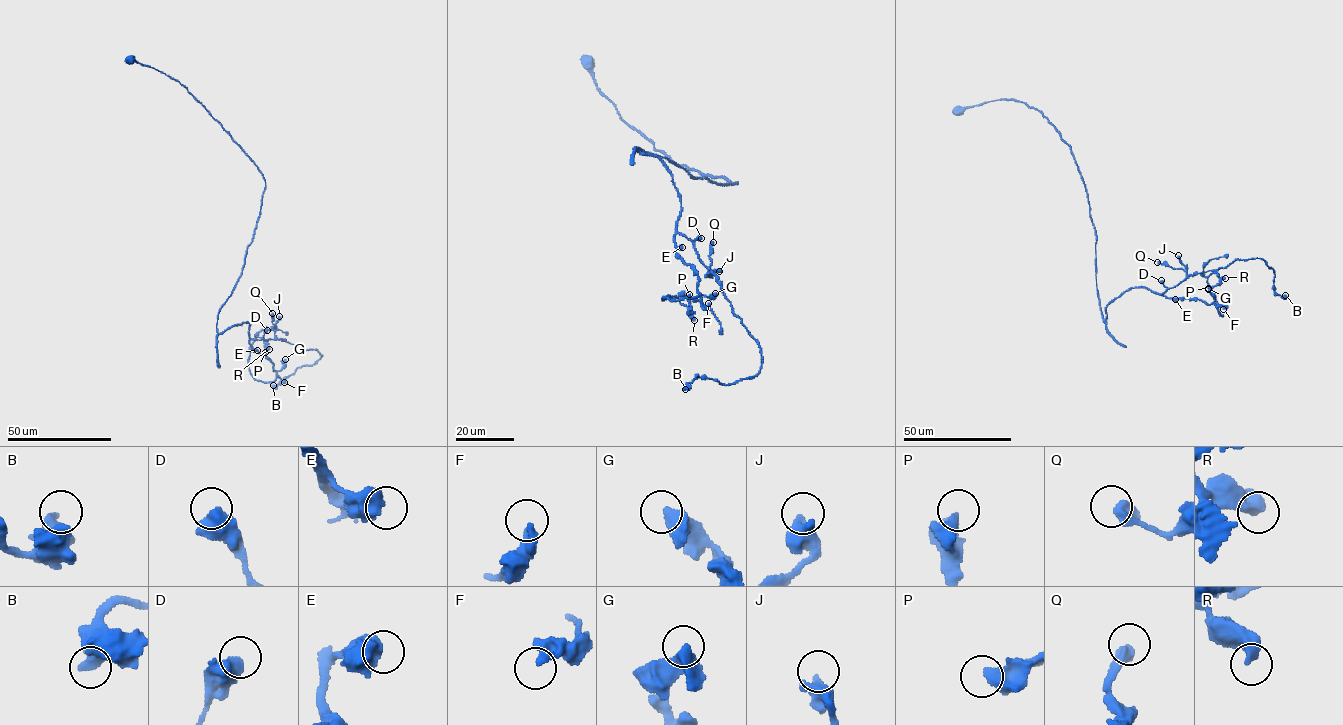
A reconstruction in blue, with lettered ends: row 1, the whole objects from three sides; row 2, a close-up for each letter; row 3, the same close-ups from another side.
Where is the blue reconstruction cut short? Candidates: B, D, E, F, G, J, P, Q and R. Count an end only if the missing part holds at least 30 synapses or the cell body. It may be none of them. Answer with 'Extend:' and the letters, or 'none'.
Extend: none

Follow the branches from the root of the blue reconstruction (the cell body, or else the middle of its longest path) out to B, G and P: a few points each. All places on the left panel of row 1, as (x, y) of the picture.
B: (132, 59), (186, 88), (265, 181), (242, 274), (216, 328), (248, 322), (250, 339), (322, 355), (273, 385)
G: (132, 59), (179, 81), (263, 177), (252, 241), (216, 328), (248, 322), (249, 343), (273, 371), (285, 359)
P: (132, 59), (179, 81), (263, 177), (216, 328), (249, 323), (271, 382), (249, 369), (255, 338), (265, 352)

